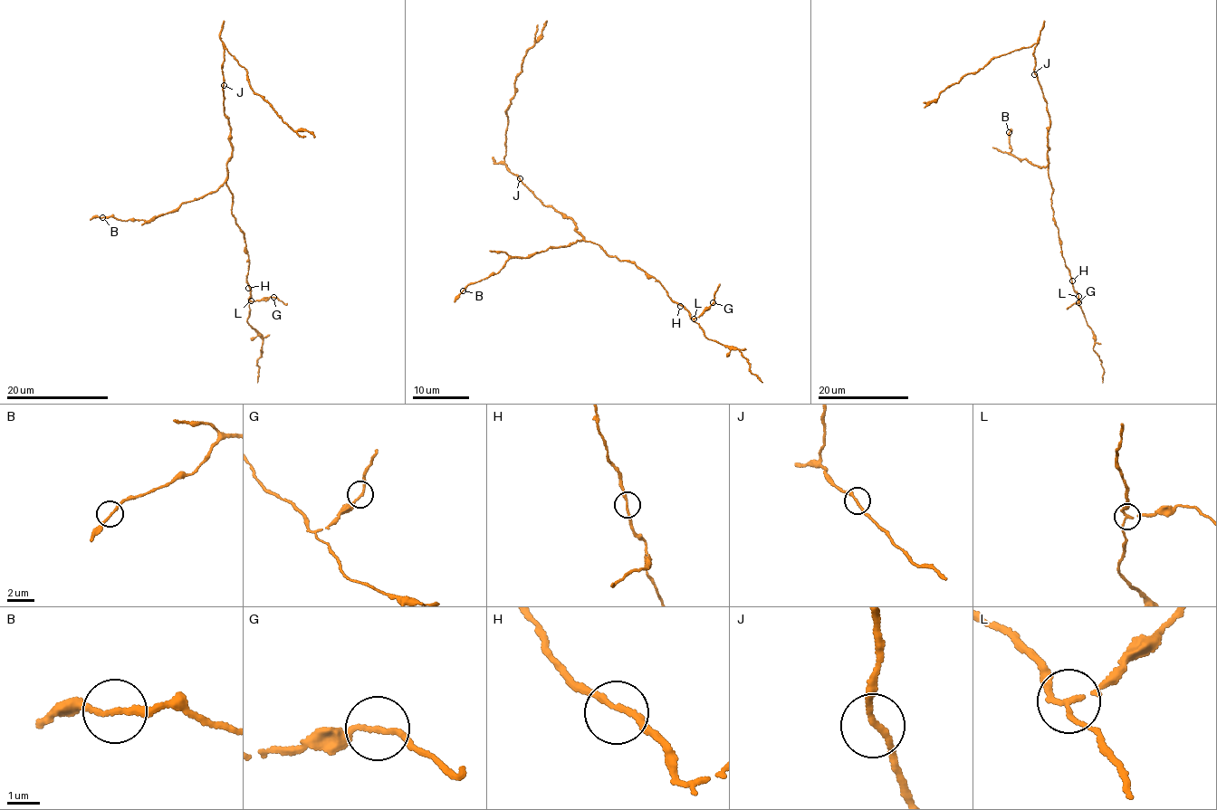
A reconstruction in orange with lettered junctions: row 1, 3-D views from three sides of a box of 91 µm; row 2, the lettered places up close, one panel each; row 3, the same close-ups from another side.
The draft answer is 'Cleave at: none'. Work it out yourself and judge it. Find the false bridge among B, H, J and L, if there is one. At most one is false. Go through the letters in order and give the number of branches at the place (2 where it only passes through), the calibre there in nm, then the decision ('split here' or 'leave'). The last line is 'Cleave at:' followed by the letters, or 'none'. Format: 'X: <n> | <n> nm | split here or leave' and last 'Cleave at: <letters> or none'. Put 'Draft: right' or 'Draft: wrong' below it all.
B: 2 | 180 nm | leave
H: 2 | 160 nm | leave
J: 2 | 170 nm | leave
L: 3 | 120 nm | split here
Cleave at: L
Draft: wrong

